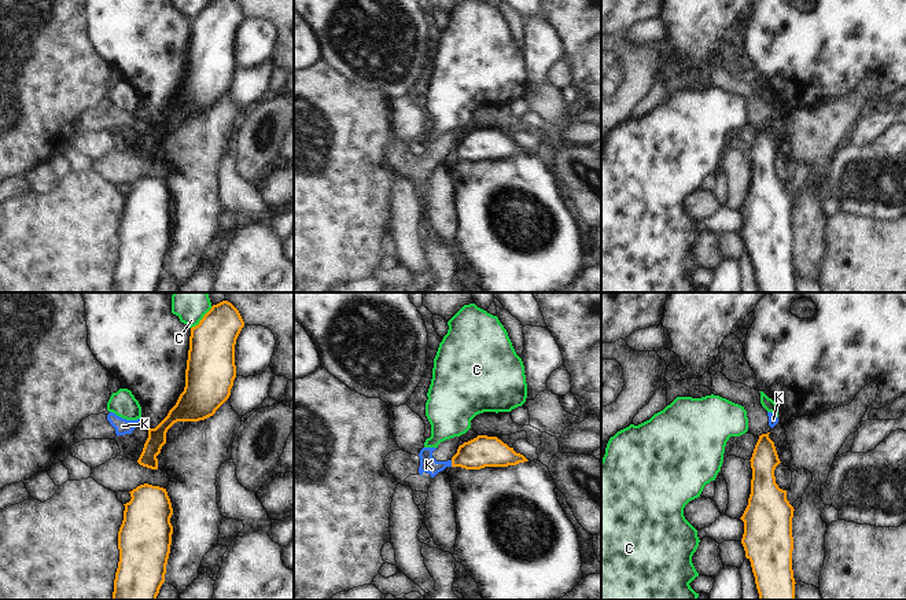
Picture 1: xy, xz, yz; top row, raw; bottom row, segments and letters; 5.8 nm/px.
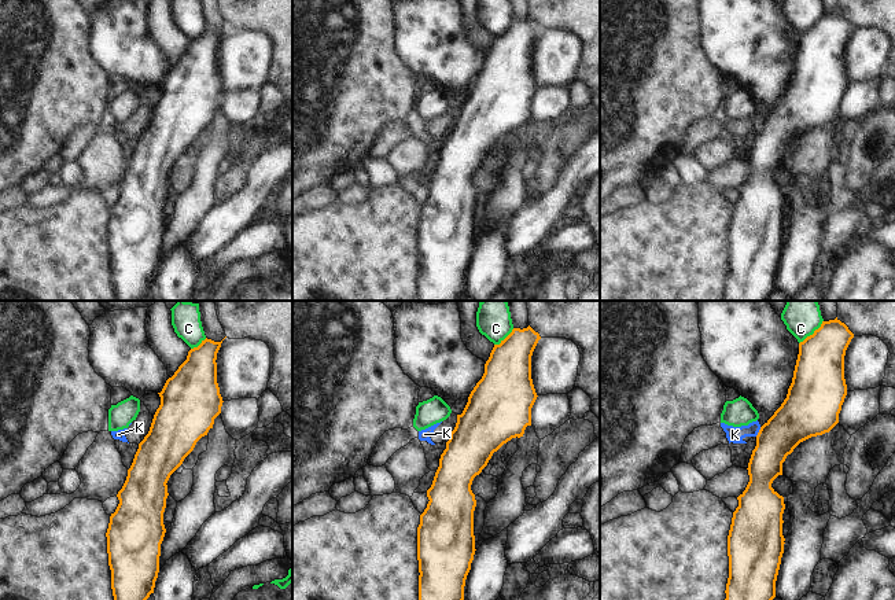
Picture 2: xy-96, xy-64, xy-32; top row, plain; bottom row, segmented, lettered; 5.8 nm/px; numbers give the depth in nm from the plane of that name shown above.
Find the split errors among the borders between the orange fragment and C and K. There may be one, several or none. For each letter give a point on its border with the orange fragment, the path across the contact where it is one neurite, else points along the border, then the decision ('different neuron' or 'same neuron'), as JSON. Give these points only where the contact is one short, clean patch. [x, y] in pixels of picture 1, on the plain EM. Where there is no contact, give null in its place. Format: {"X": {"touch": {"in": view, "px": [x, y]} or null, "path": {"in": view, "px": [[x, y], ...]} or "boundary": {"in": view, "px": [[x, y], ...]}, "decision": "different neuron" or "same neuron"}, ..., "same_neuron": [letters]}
{"C": {"touch": {"in": "xy", "px": [202, 11]}, "decision": "different neuron"}, "K": {"touch": {"in": "xz", "px": [452, 155]}, "boundary": {"in": "xz", "px": [[450, 153], [452, 158]]}, "decision": "different neuron"}, "same_neuron": []}

